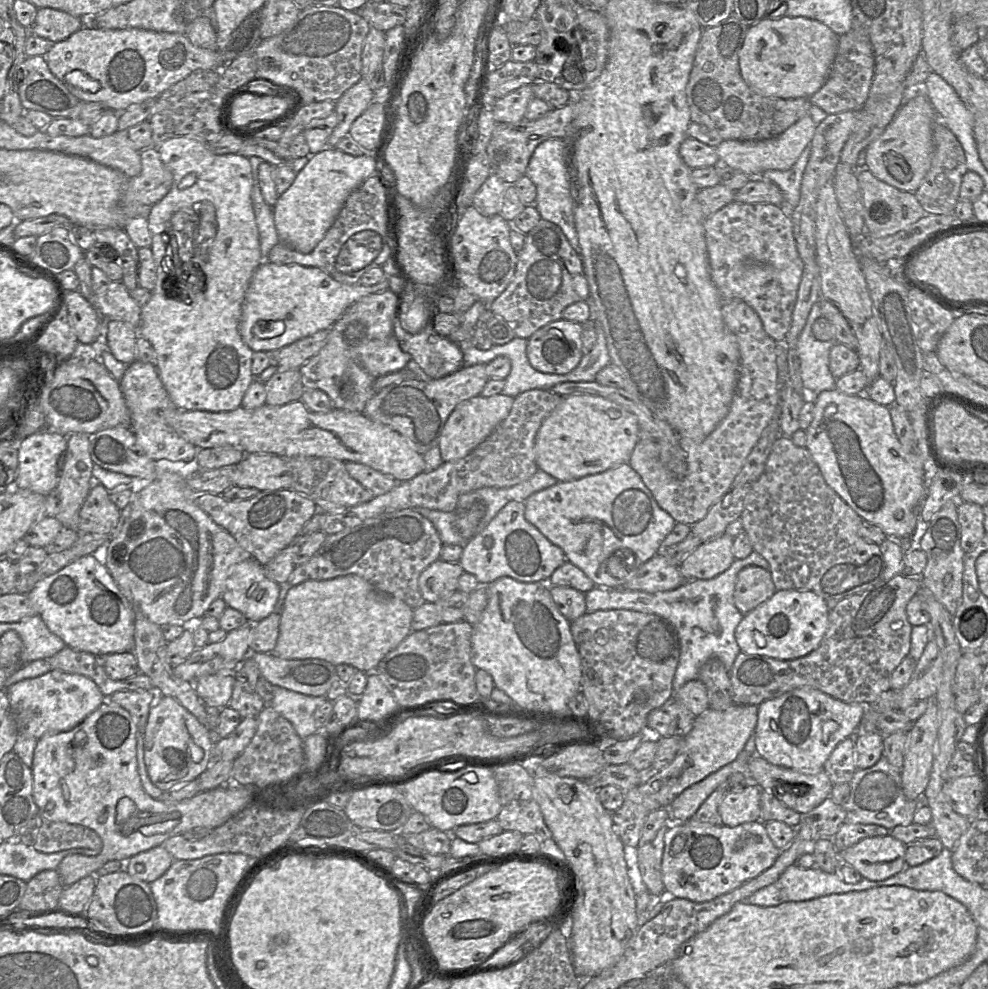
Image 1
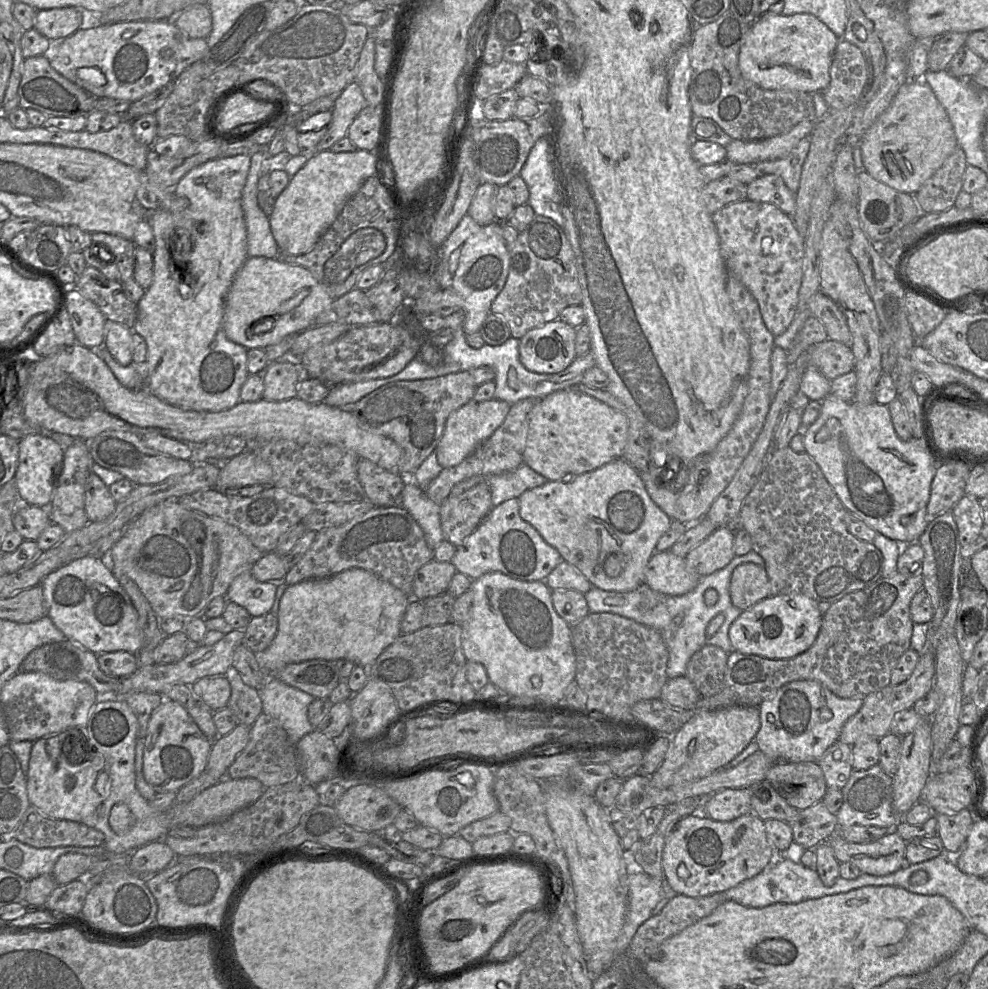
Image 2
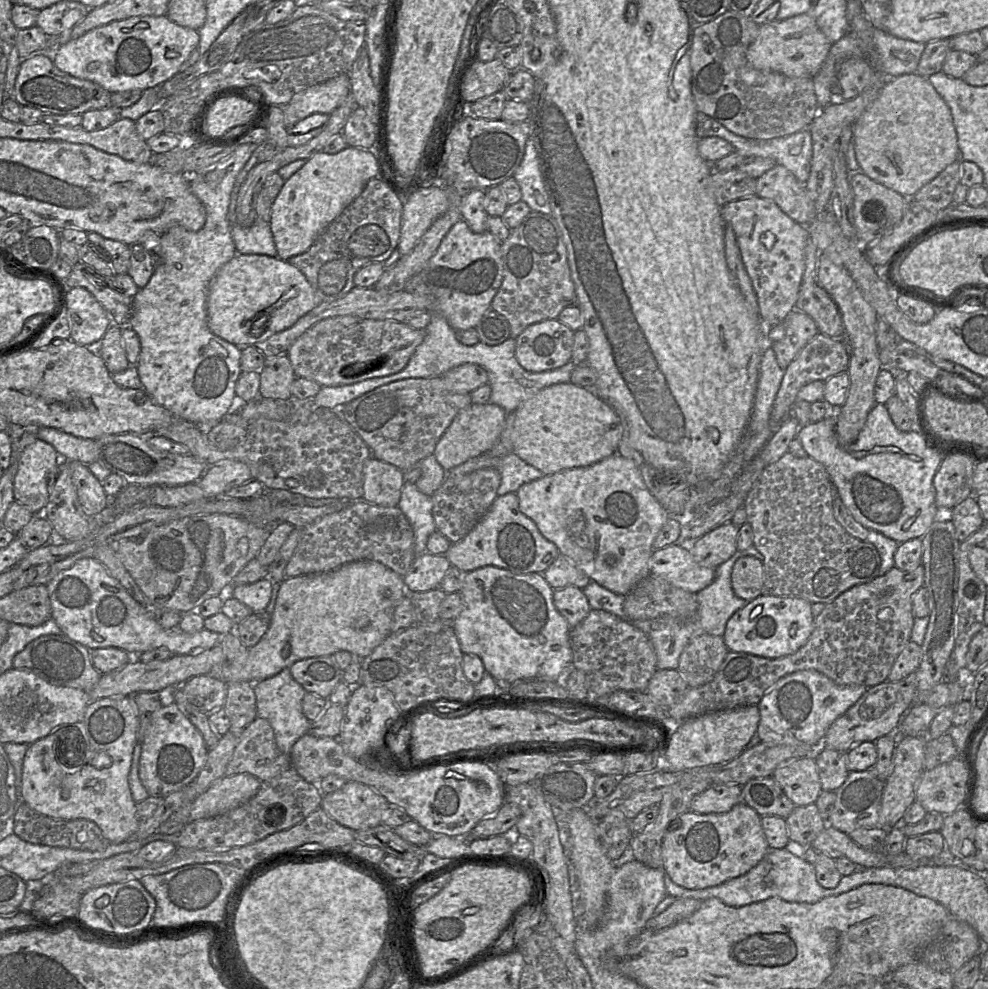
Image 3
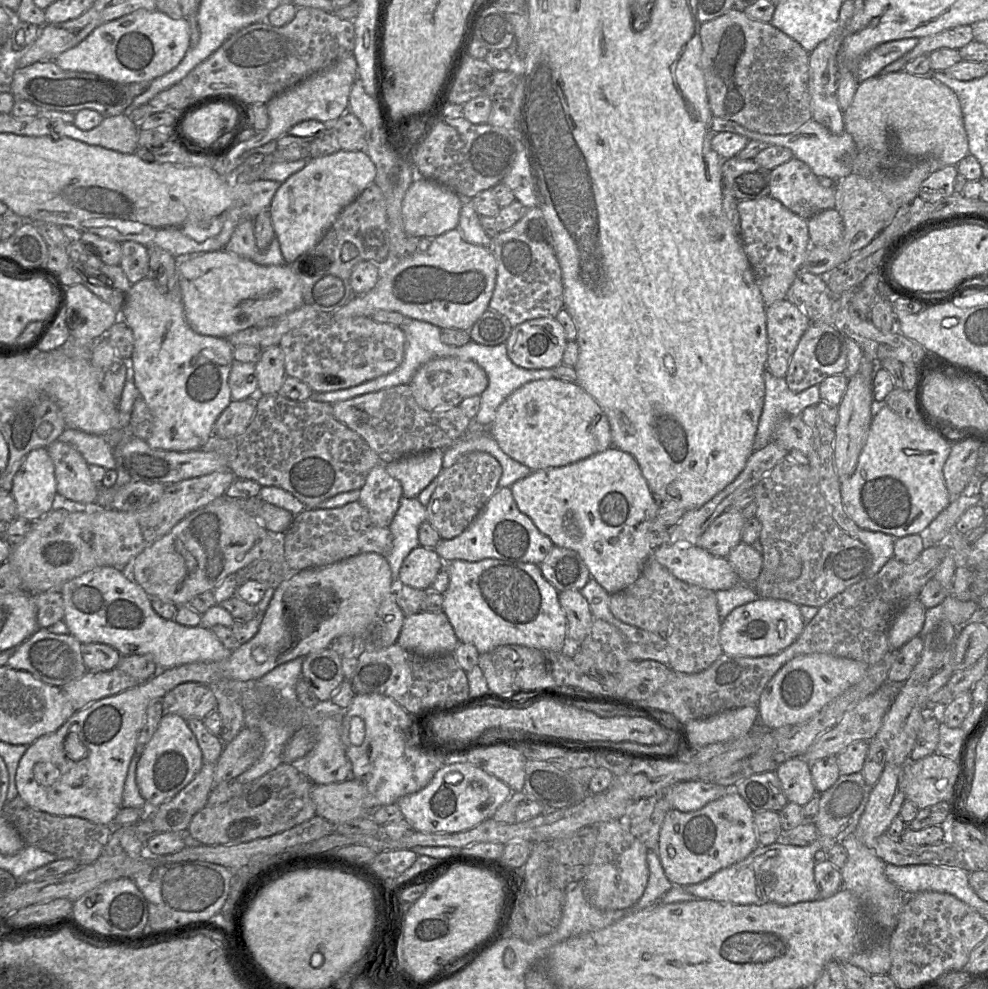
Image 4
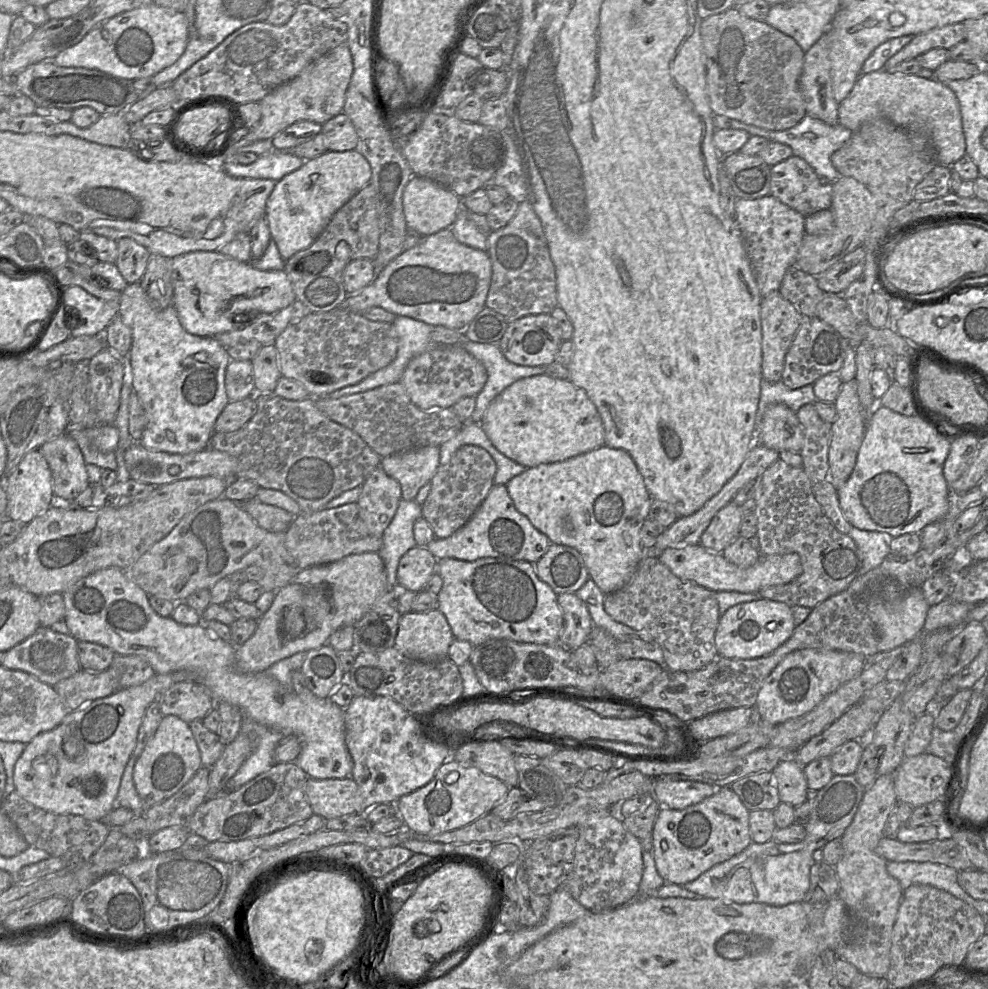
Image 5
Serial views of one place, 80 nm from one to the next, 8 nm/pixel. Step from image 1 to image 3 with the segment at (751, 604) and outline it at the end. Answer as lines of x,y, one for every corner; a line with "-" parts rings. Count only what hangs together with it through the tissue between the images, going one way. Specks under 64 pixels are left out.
742,556
736,560
731,573
735,595
748,602
762,595
764,568
762,561
753,556

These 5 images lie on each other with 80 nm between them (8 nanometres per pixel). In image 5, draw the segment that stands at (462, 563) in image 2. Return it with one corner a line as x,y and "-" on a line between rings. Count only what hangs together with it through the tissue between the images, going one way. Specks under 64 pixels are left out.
494,484
480,507
462,528
447,538
434,538
426,548
437,560
452,558
472,562
491,557
535,564
546,553
549,545
548,537
515,508
506,485

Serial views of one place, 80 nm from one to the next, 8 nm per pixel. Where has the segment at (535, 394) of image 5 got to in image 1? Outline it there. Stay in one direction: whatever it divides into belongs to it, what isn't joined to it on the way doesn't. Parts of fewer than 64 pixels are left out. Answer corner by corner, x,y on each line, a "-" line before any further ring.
571,395
562,397
562,401
543,420
535,438
535,460
538,470
547,473
557,482
566,482
627,463
638,441
637,418
624,407
599,396

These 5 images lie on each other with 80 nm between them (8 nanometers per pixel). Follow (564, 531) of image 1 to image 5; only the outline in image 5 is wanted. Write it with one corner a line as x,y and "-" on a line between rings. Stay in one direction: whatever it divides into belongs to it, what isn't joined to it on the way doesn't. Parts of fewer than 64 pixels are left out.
603,445
564,461
526,468
506,487
515,508
546,535
550,543
572,547
581,554
589,578
604,594
613,593
632,580
648,549
641,543
640,530
649,518
652,498
635,462
625,450

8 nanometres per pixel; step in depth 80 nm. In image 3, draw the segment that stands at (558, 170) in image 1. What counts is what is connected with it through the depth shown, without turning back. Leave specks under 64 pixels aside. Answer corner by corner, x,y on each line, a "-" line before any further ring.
531,135
528,138
523,159
512,177
520,187
522,200
532,211
551,214
534,136

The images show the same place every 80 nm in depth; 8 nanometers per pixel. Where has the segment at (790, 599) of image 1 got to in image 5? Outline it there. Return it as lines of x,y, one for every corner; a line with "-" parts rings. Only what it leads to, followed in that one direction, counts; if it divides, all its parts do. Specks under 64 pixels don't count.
761,598
737,604
720,616
715,633
715,645
718,655
725,658
761,658
785,643
795,628
791,607
782,602

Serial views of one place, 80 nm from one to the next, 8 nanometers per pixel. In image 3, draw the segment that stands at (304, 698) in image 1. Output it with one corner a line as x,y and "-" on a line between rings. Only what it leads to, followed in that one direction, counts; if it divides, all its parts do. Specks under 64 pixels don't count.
284,668
280,673
253,684
257,717
266,719
275,734
278,749
284,755
290,755
296,741
310,729
310,721
304,715
302,700
307,693
292,677
290,669

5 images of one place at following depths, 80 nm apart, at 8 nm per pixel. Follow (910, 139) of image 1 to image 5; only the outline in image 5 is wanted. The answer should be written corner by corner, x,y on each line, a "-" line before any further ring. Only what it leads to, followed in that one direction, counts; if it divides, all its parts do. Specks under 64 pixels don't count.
882,69
861,74
850,93
838,105
838,123
854,133
863,124
875,119
885,119
909,134
929,138
936,150
939,165
952,167
966,155
958,99
949,87
934,77
890,73

